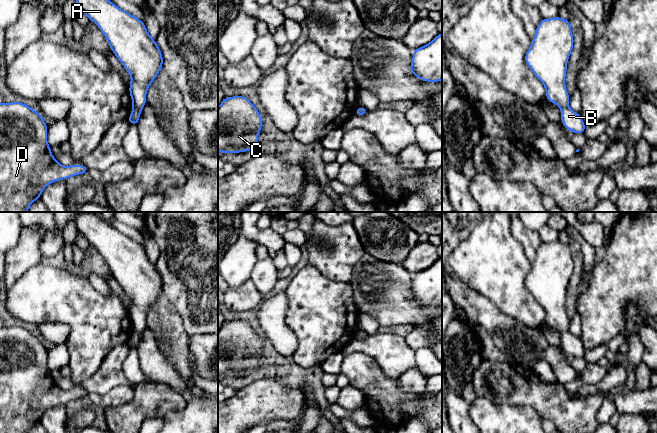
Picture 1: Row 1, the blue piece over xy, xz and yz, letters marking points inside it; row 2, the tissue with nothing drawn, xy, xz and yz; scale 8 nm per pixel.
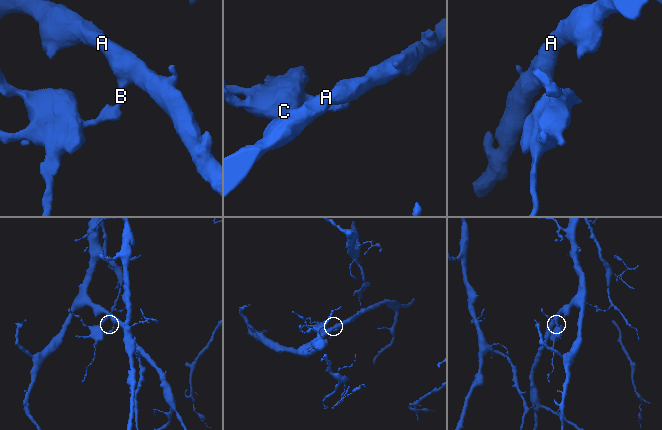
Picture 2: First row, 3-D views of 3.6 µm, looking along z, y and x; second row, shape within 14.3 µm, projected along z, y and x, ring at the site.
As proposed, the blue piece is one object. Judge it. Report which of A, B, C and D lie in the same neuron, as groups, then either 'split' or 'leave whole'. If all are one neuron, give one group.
A / B C D; split

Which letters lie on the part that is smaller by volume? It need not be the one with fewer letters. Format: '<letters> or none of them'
B, C, D

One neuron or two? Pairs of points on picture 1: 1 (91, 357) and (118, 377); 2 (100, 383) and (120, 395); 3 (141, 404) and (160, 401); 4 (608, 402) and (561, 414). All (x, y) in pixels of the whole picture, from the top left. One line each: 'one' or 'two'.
1: two
2: two
3: one
4: two

